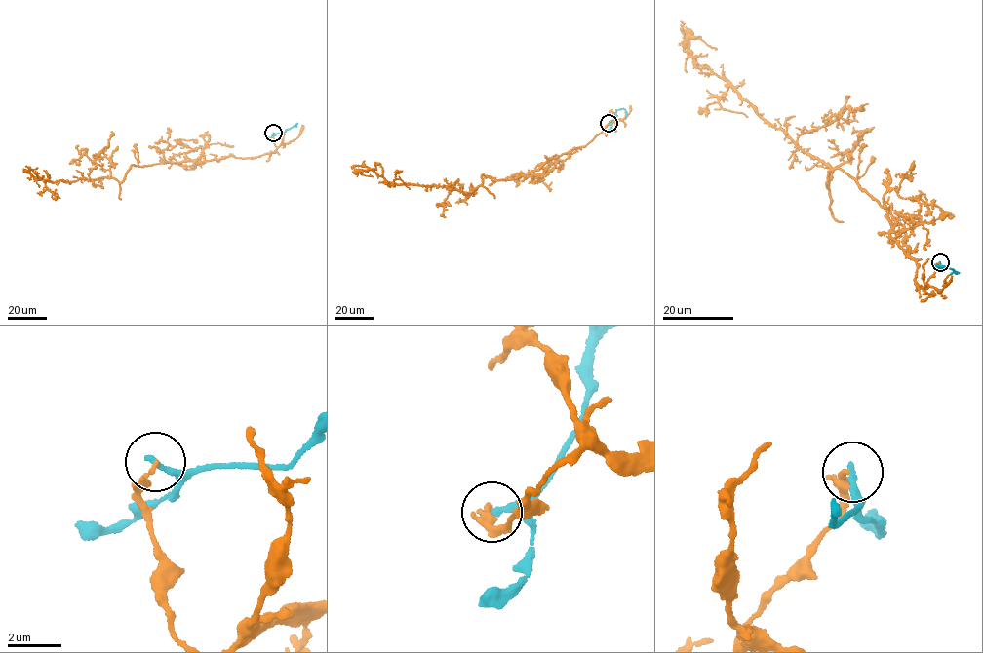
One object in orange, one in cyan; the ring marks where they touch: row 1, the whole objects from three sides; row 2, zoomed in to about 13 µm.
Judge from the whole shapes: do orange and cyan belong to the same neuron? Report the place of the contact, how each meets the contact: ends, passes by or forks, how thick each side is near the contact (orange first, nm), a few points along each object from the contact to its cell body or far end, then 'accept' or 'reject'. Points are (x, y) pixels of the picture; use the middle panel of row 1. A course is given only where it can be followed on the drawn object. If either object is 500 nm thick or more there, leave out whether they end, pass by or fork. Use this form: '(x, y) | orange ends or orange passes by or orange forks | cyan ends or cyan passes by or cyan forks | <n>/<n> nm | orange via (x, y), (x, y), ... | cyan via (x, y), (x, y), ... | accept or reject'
(609, 123) | orange ends | cyan ends | 180/260 nm | orange via (609, 123), (528, 173), (483, 174), (464, 193), (360, 172), (373, 176) | cyan via (609, 123), (618, 109), (624, 109), (626, 117) | reject

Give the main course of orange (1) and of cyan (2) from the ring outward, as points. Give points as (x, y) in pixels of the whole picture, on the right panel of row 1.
1: (939, 262), (917, 286), (878, 201), (836, 168), (825, 185), (831, 169), (692, 58), (689, 40), (717, 49)
2: (940, 262), (937, 269), (935, 265), (948, 266), (959, 272)

